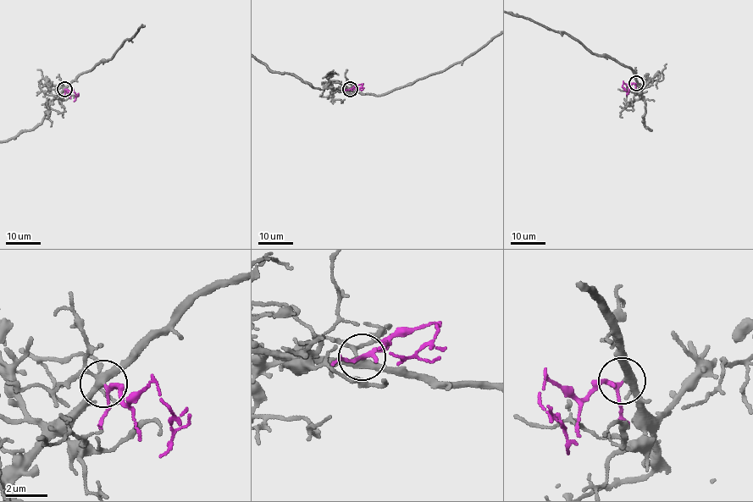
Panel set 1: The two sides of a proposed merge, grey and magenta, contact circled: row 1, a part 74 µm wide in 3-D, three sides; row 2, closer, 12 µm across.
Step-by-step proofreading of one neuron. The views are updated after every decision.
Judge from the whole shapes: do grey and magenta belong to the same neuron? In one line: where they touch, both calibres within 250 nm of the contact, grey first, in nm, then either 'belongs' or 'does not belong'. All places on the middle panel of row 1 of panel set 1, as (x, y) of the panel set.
at (350, 89); 300 nm thick on the grey side, 170 nm on the other; belongs

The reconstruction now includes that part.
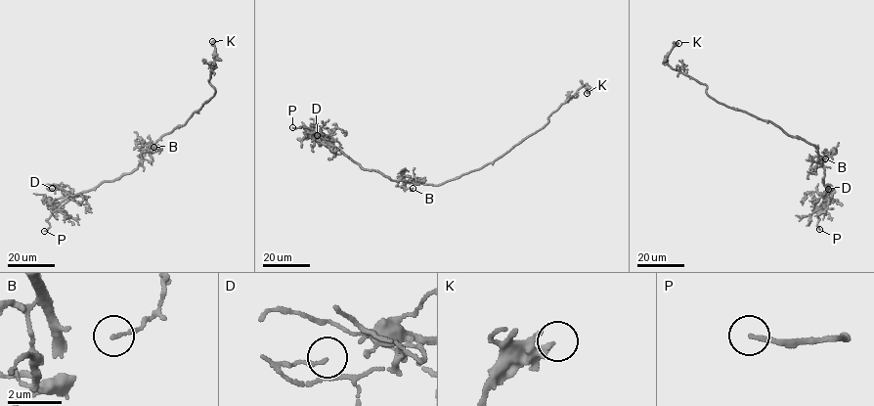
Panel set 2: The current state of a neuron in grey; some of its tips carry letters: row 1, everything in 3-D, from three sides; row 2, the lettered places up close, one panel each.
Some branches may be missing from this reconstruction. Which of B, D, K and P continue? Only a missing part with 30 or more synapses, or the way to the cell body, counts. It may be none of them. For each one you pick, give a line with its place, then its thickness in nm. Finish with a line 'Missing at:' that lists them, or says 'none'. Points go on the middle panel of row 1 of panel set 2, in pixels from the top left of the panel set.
P: (292, 127) | 160 nm
Missing at: P

